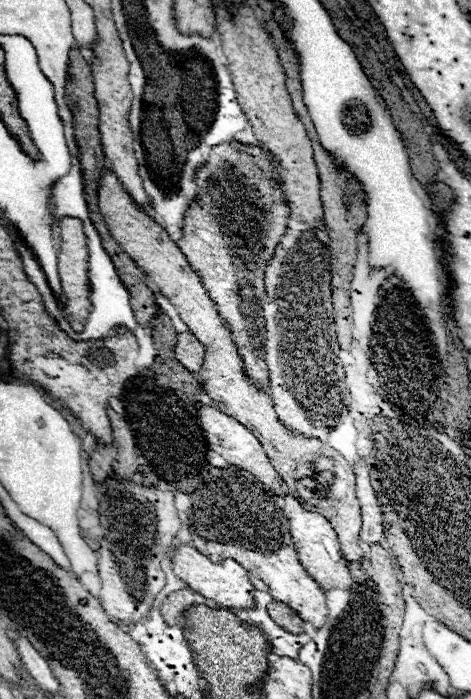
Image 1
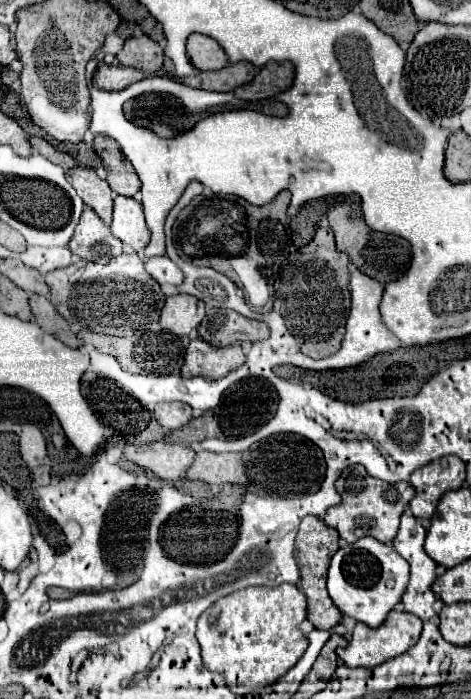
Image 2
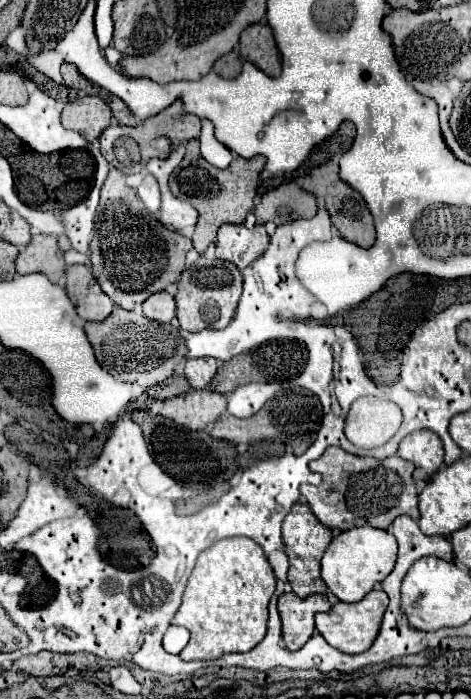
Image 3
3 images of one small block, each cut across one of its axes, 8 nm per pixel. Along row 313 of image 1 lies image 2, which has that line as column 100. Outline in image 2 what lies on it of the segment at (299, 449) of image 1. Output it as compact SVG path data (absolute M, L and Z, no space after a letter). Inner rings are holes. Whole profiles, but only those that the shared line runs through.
M74 166L68 170L68 182L74 186L78 196L94 208L94 212L110 224L112 220L112 190L106 180L102 180L94 168L88 166Z

